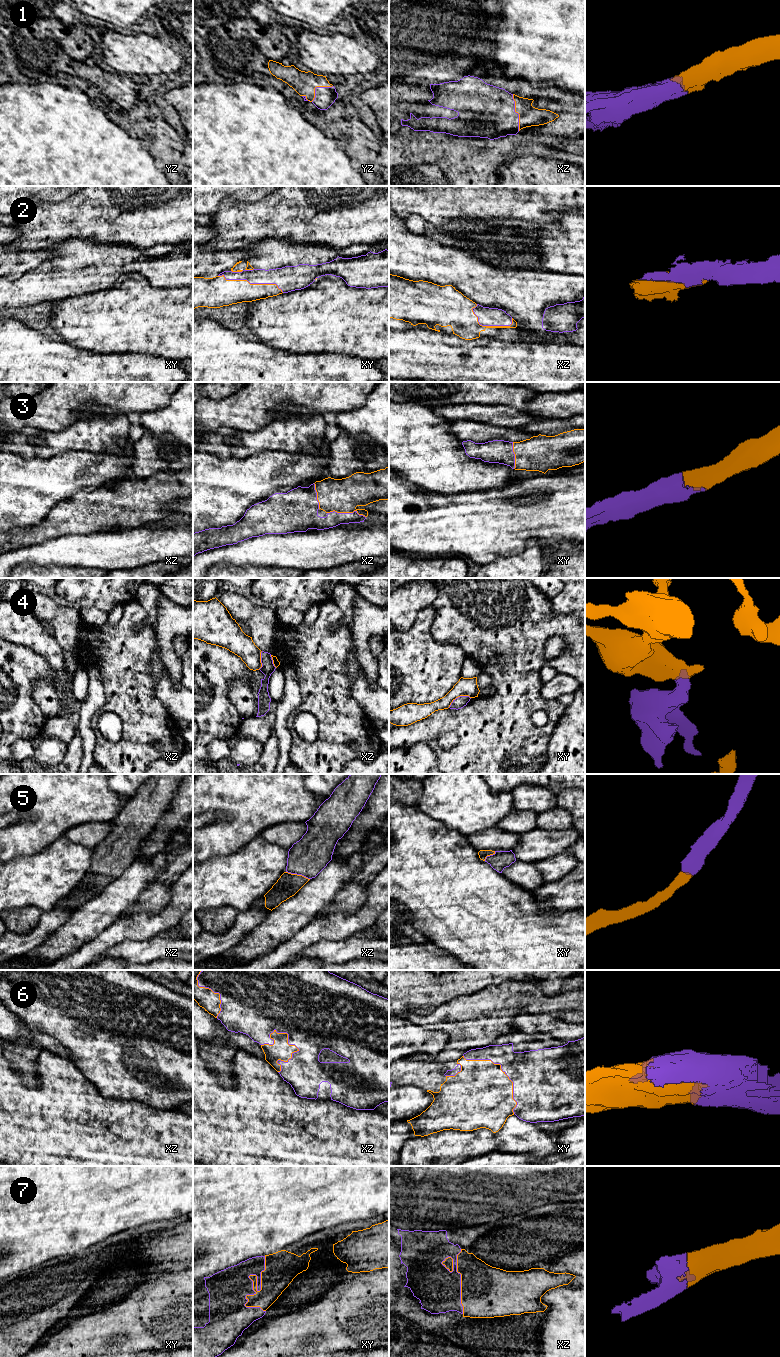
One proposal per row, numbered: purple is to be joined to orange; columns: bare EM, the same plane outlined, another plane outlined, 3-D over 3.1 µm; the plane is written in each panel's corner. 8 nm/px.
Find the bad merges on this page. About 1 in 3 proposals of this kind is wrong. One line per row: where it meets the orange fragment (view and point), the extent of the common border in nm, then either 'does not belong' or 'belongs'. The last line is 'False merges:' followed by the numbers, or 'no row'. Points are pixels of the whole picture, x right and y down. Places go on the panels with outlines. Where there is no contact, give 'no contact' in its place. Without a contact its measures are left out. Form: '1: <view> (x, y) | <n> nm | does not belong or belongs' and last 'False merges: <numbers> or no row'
1: yz (314, 91) | 260 nm | belongs
2: xy (251, 284) | 550 nm | belongs
3: xz (346, 512) | 320 nm | belongs
4: xy (458, 696) | 200 nm | does not belong
5: xz (298, 875) | 200 nm | belongs
6: xz (297, 1050) | 360 nm | belongs
7: xy (256, 1292) | 440 nm | belongs
False merges: 4

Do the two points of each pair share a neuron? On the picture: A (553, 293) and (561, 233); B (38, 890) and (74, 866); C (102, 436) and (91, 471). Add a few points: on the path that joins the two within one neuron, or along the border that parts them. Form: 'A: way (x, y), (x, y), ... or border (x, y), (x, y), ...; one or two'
A: border (541, 270), (572, 273), (574, 275); two
B: way (47, 882), (65, 866); one
C: border (73, 450), (89, 450), (99, 454), (119, 454); two

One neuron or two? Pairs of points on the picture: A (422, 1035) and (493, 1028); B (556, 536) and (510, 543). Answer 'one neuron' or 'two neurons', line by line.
A: two neurons
B: one neuron

